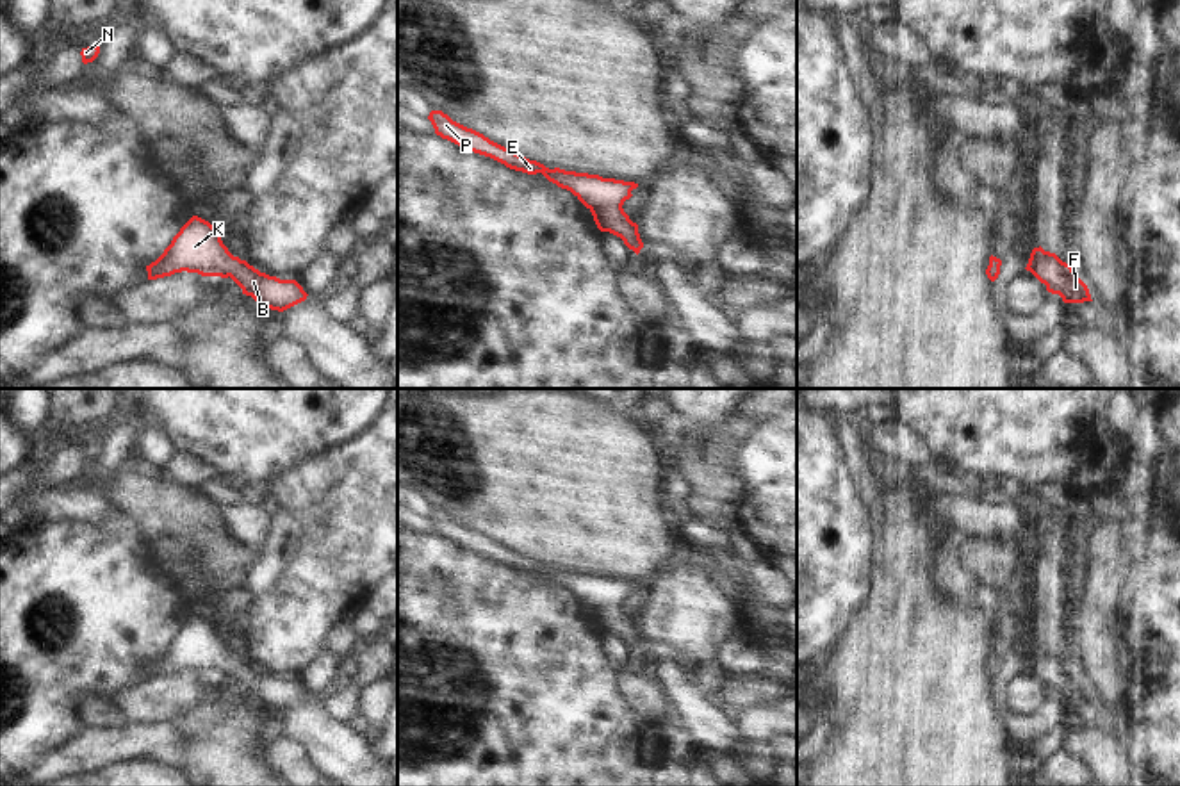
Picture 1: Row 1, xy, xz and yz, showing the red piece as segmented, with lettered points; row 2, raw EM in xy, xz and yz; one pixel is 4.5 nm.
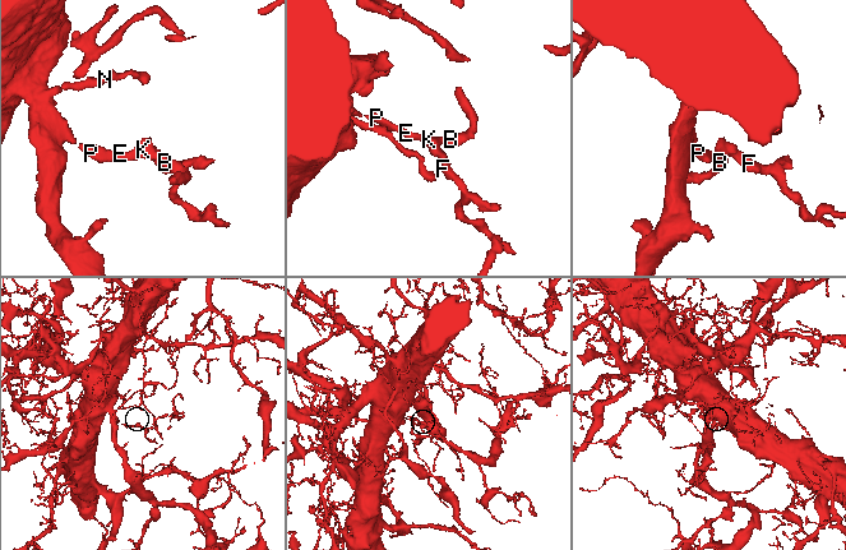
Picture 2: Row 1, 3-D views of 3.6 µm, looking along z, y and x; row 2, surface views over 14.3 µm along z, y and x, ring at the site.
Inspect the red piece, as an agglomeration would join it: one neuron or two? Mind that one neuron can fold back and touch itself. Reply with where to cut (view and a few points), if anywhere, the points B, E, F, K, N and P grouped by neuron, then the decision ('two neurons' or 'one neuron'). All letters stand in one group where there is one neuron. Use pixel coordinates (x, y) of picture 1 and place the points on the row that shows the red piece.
no cut | B E F K N P | one neuron

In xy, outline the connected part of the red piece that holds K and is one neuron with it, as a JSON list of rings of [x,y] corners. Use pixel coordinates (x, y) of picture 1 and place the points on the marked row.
[[[193,216],[180,228],[164,253],[146,266],[146,271],[148,280],[182,271],[201,276],[230,276],[242,289],[242,294],[278,312],[305,301],[308,296],[296,280],[269,276],[234,257],[223,244],[221,233],[198,216]]]

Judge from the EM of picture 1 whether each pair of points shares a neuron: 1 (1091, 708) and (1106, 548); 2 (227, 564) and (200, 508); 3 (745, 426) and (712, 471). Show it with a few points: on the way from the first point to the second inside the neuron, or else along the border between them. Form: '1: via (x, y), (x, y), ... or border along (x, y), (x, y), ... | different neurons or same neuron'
1: border along (1093, 699), (1104, 710) | different neurons
2: via (213, 549), (200, 537), (200, 523) | same neuron
3: via (735, 437), (721, 451), (721, 460) | same neuron

